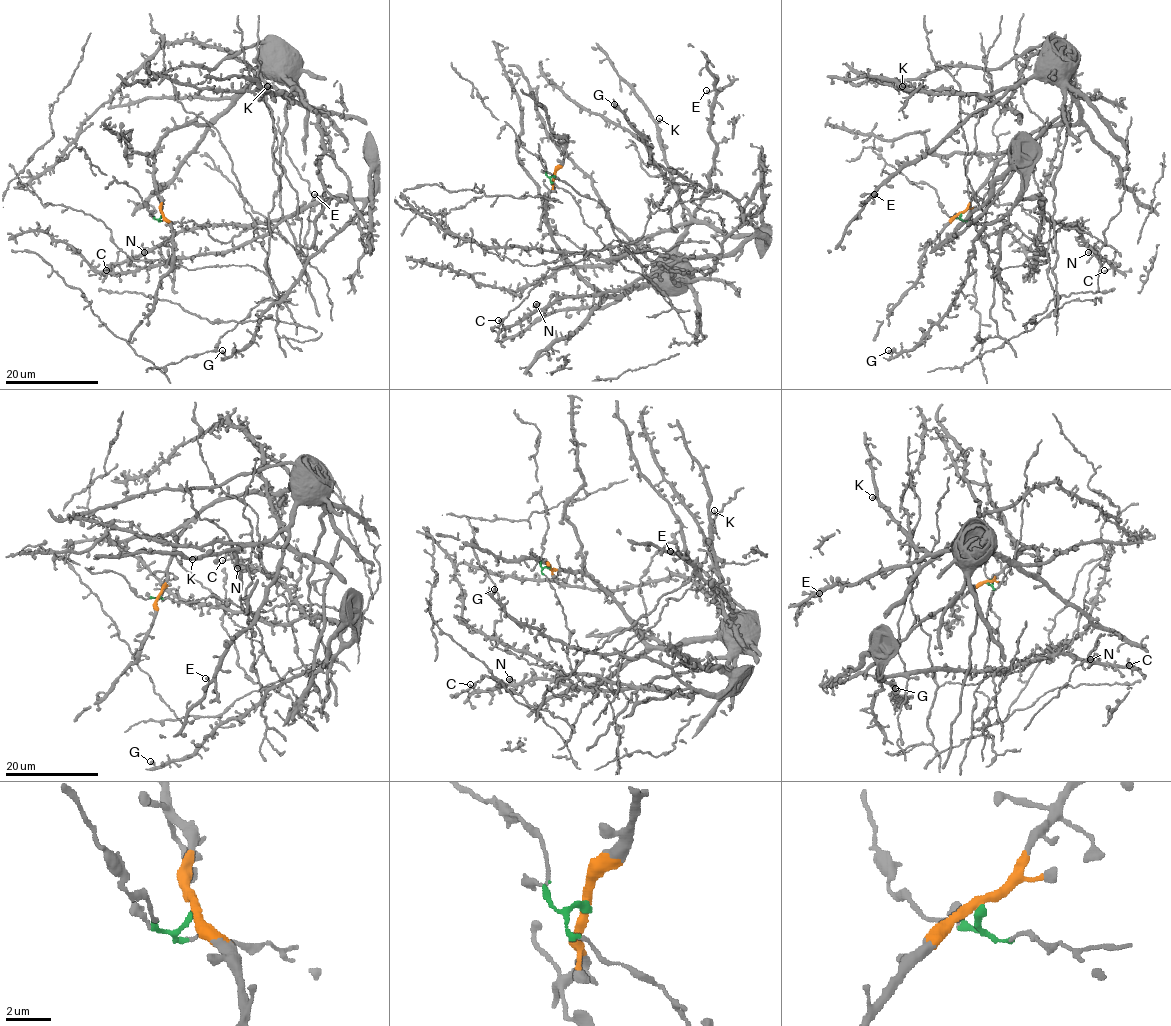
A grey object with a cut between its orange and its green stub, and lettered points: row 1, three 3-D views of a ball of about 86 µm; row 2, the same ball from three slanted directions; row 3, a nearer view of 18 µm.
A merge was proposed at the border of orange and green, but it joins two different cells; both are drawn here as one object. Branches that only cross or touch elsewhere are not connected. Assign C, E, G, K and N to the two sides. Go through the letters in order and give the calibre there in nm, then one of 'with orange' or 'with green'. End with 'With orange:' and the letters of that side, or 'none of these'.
C: calibre 180 nm; with green
E: calibre 320 nm; with orange
G: calibre 440 nm; with green
K: calibre 440 nm; with orange
N: calibre 400 nm; with green
With orange: E, K

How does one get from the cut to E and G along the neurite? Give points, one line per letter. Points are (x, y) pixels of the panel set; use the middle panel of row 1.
E: (554, 176), (547, 225), (562, 256), (597, 290), (637, 290), (659, 271), (709, 185), (715, 95), (706, 90)
G: (555, 176), (600, 241), (645, 277), (731, 254), (755, 232), (720, 190), (661, 167), (614, 104)

